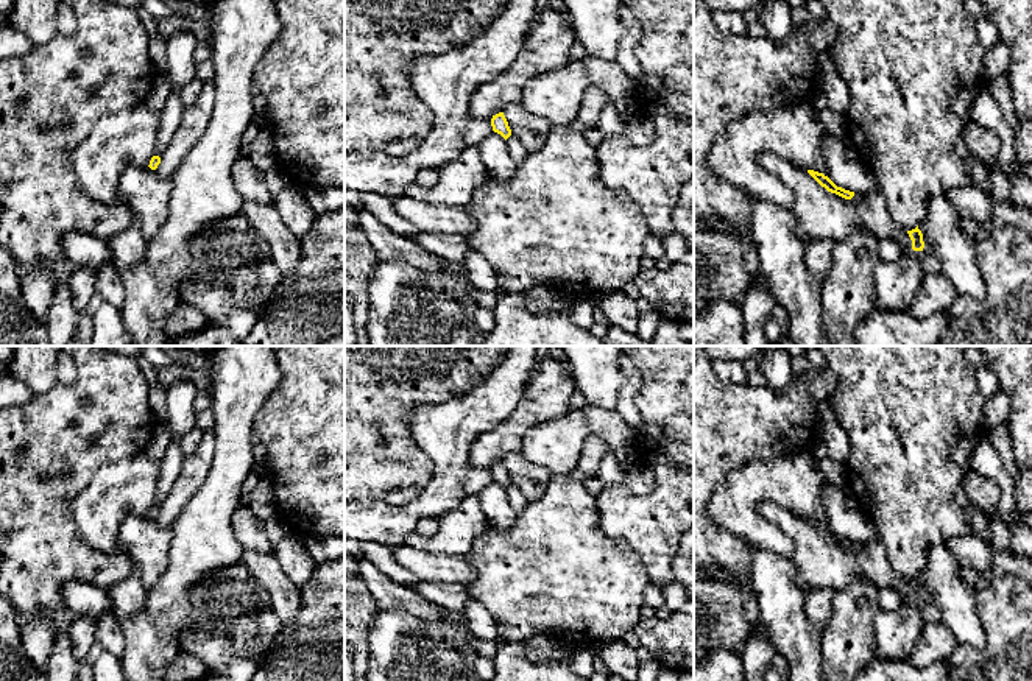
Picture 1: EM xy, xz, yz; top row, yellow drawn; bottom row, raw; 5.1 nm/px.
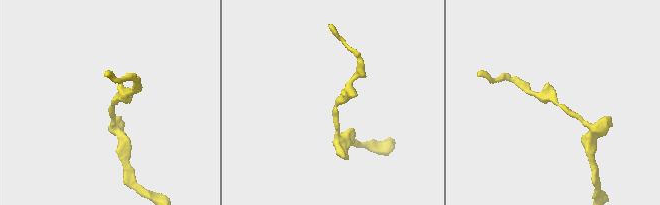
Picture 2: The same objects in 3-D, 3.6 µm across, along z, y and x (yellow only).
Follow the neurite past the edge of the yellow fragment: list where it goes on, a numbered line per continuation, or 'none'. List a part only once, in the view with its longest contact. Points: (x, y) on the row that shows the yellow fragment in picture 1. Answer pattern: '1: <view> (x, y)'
none

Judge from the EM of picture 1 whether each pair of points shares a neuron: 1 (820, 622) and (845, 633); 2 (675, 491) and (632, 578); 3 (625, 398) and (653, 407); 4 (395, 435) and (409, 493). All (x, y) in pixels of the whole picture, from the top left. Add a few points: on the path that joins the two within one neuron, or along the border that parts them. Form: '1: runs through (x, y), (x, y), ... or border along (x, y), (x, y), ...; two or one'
1: border along (836, 591), (833, 614), (822, 635); two
2: border along (613, 536), (622, 538), (638, 555), (650, 582); two
3: border along (633, 363), (639, 373), (636, 437); two
4: border along (421, 486), (392, 488), (381, 501); two

